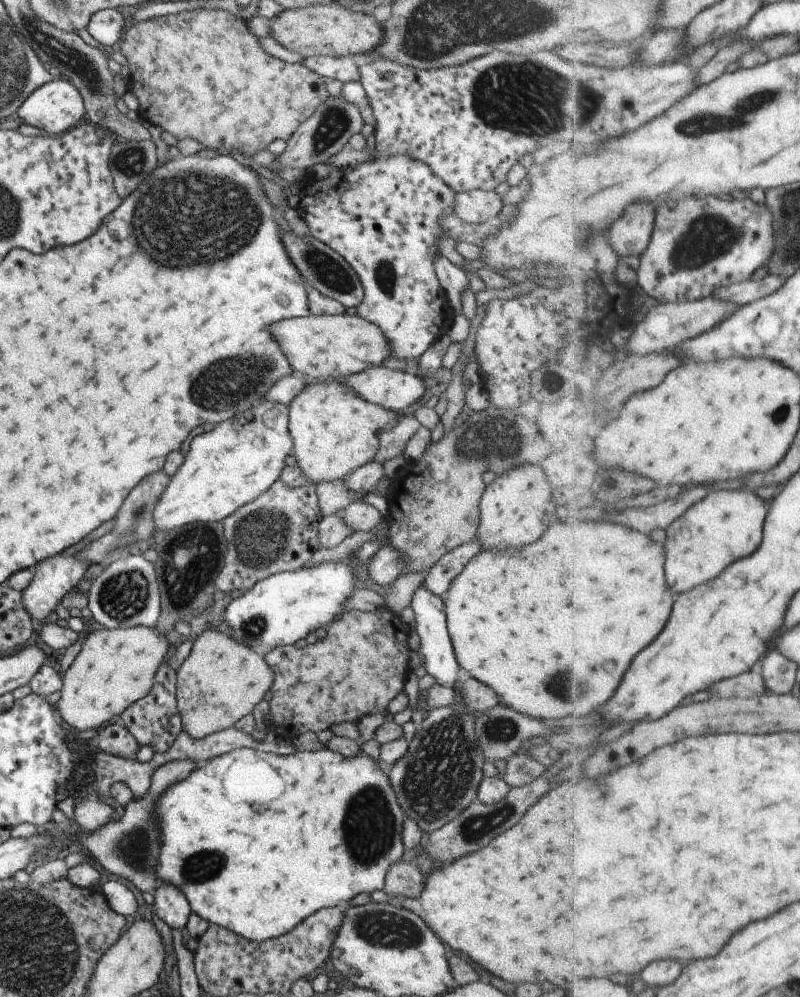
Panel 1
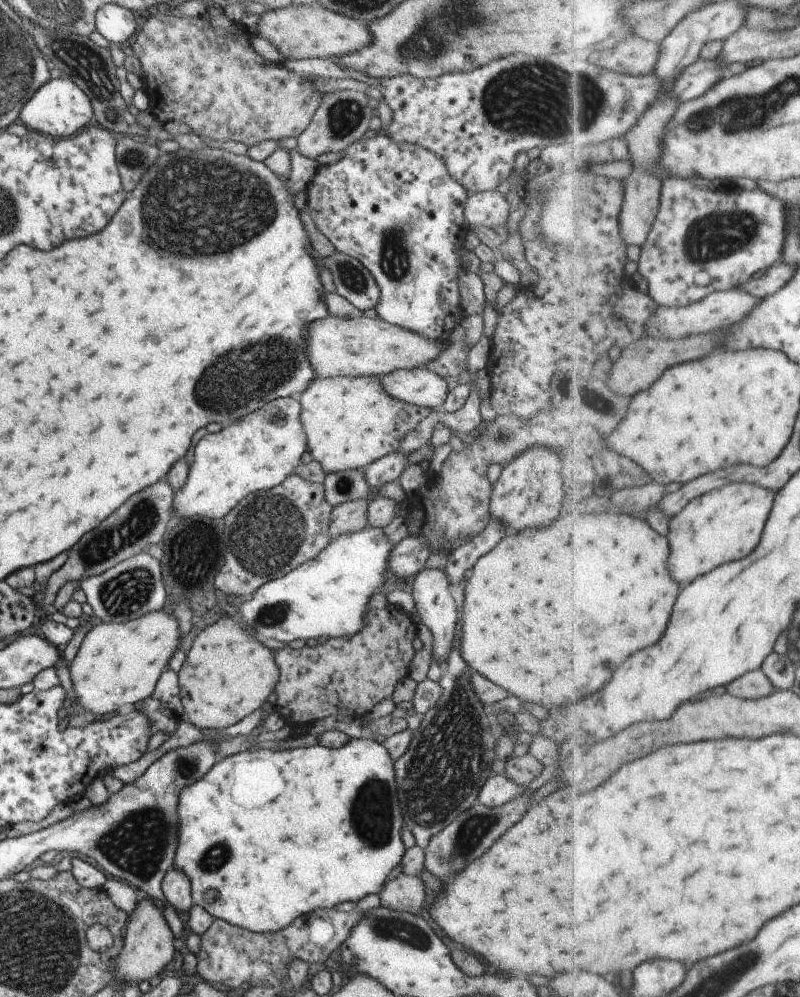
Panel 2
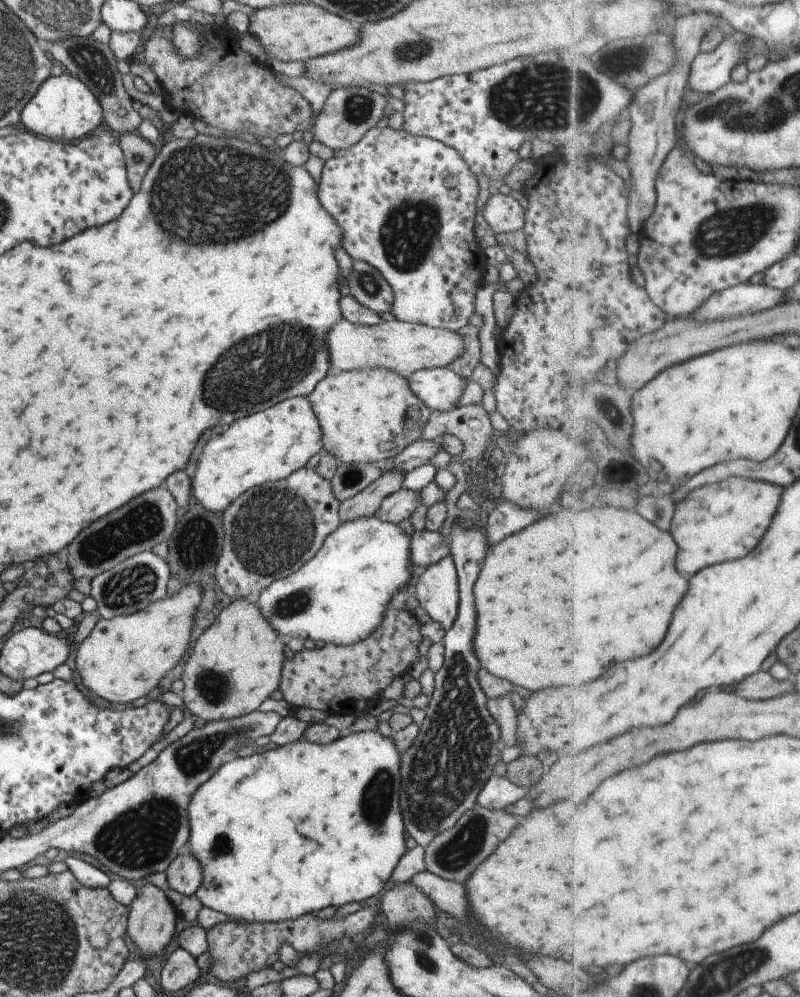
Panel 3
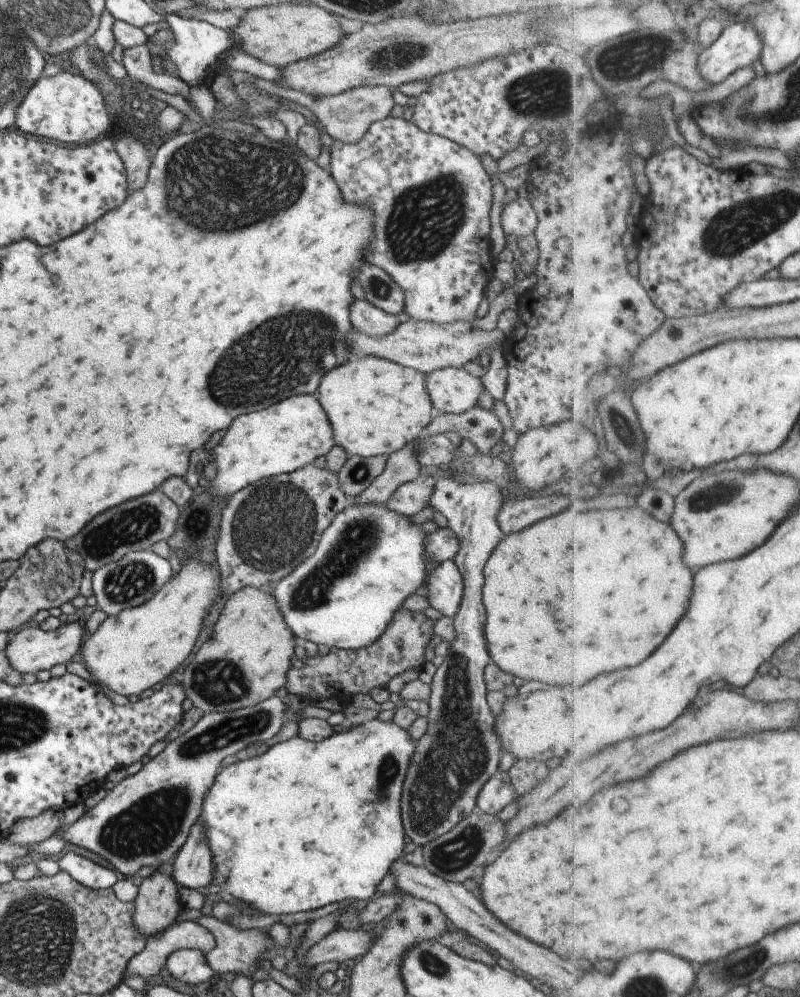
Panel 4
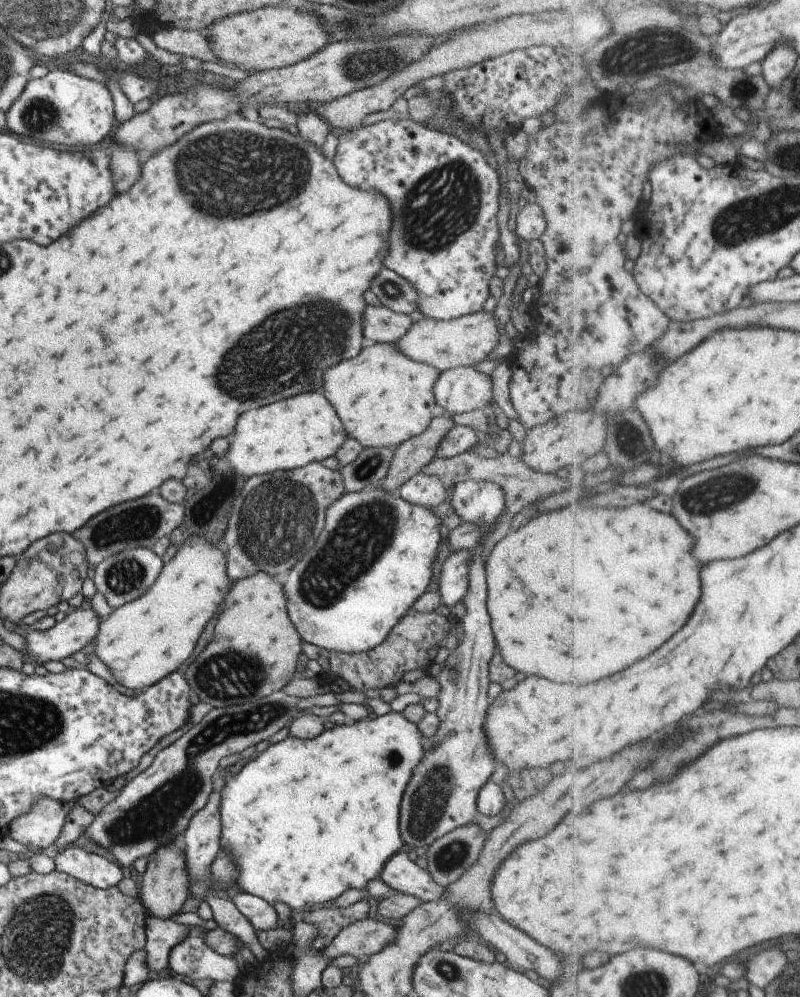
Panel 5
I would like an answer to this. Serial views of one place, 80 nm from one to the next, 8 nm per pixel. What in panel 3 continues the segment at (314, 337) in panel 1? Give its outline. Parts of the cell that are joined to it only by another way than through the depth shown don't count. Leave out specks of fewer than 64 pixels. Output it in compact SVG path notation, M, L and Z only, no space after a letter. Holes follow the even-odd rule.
M341 320L328 330L326 345L331 374L361 367L383 367L408 377L421 369L446 367L463 352L463 340L457 331L397 320L383 321L372 327L357 326Z

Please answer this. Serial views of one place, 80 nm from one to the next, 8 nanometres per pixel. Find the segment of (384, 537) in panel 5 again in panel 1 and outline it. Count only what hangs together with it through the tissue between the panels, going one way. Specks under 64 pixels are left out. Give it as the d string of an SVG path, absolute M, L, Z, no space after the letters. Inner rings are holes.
M366 541L337 562L322 561L257 581L244 596L229 603L220 622L227 622L233 628L231 636L255 652L292 645L317 628L325 629L341 613L347 612L343 606L351 598L351 590L356 588L355 581L365 579L365 568L379 547L377 543Z

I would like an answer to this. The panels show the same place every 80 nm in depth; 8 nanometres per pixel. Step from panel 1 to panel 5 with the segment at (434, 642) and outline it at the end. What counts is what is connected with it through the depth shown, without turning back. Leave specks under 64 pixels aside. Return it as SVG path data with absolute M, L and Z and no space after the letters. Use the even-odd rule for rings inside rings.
M471 549L452 552L441 564L441 570L435 573L437 576L440 601L449 608L453 607L465 595L467 580L469 580L469 560Z

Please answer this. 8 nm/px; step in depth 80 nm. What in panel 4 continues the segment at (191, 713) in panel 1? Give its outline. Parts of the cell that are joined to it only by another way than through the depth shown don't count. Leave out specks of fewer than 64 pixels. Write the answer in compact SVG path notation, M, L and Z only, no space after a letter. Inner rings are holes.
M271 586L263 590L253 587L237 590L231 594L213 626L213 634L205 640L182 673L184 693L192 706L205 713L225 712L253 706L268 699L273 692L286 684L286 672L291 668L289 660L293 656L293 646L297 641L283 620L281 611L269 592Z

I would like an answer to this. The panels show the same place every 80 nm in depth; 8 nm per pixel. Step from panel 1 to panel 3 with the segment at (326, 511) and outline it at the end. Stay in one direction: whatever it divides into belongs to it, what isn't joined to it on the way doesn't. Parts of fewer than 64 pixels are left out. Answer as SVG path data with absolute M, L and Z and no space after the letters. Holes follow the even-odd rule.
M381 462L339 464L330 485L337 500L345 500L355 496L370 482L381 476Z

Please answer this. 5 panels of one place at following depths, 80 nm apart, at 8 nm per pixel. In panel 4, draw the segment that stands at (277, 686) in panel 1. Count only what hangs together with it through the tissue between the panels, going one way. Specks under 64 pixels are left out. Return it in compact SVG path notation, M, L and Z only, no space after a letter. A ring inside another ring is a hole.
M399 609L393 613L387 628L381 636L370 645L358 649L330 648L324 656L315 655L308 658L302 668L291 667L286 672L285 687L288 693L316 700L321 697L335 697L339 694L341 686L351 688L349 694L365 694L371 688L383 688L387 682L405 672L405 670L418 670L425 662L423 650L433 636L434 622L427 618L423 612L416 613L407 609Z

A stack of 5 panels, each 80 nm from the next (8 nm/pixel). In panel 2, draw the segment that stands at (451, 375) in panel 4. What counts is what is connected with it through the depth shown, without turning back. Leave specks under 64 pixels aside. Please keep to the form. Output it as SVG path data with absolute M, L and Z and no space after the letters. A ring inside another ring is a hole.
M423 368L393 371L379 378L386 395L422 407L441 406L455 382Z

